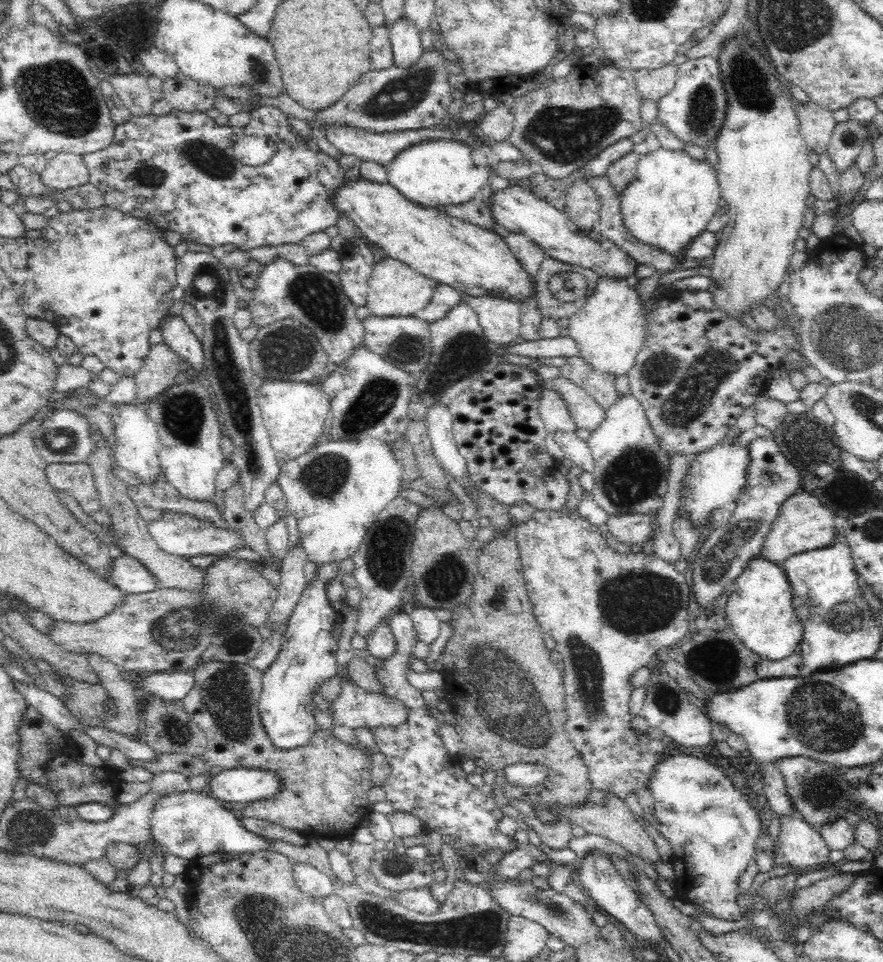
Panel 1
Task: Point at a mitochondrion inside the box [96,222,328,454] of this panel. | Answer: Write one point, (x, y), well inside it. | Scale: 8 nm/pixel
(285, 351)

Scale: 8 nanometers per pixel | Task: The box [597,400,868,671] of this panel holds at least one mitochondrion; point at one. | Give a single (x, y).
(634, 477)

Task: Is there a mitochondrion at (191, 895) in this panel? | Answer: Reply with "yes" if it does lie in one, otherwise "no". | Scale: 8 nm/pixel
no

